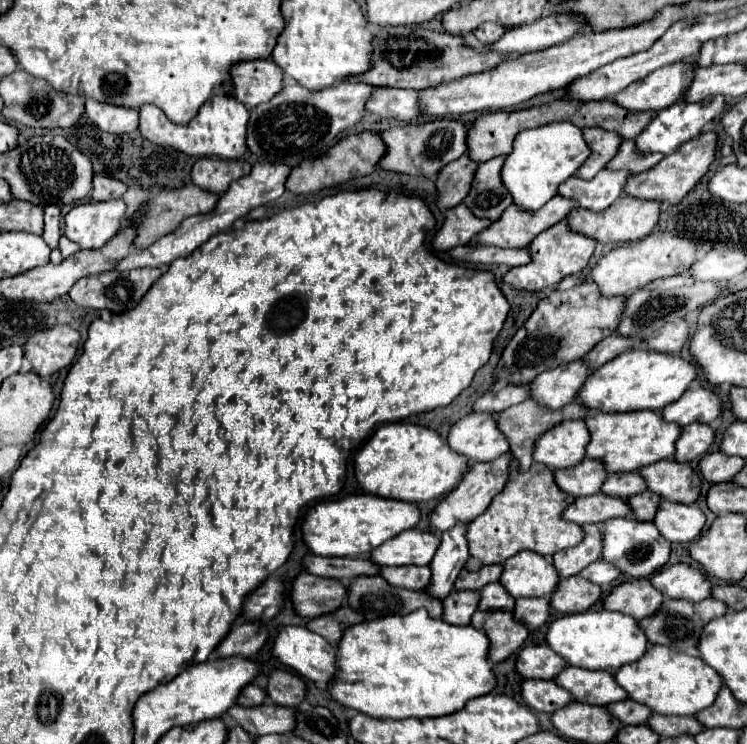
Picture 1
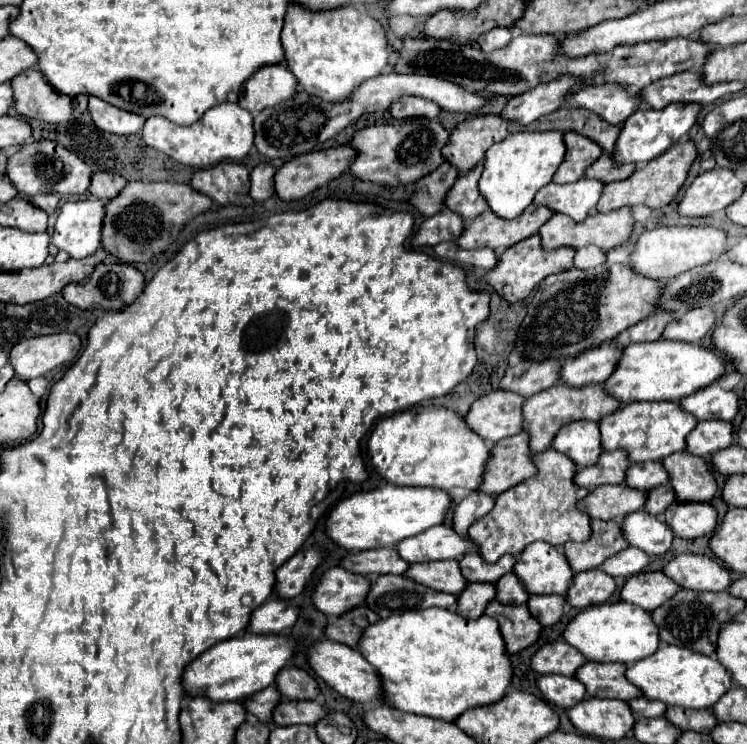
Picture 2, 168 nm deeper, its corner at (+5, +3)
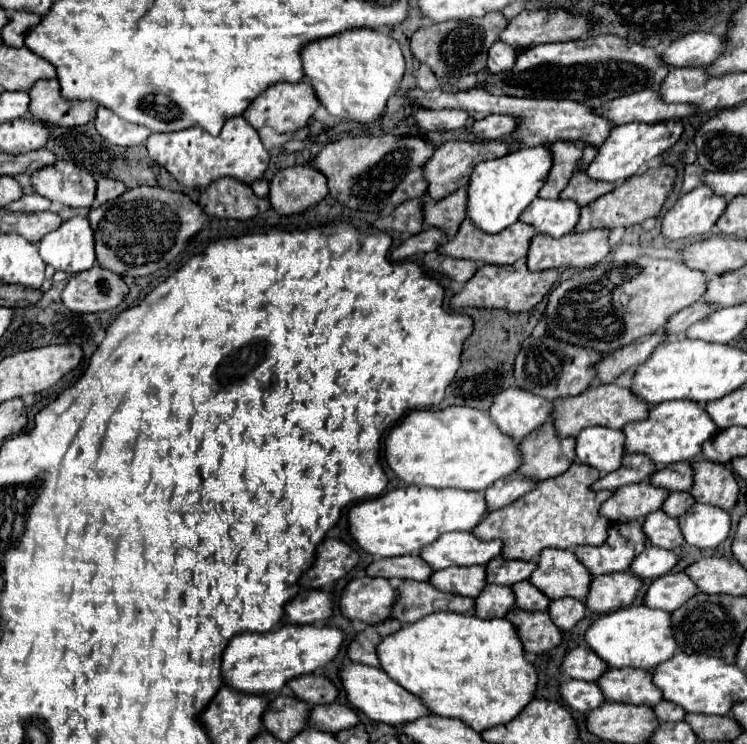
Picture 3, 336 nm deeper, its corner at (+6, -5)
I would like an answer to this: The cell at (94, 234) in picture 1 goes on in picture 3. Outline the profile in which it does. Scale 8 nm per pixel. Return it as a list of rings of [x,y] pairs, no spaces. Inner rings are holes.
[[[71,217],[39,241],[39,255],[57,271],[79,273],[95,265],[95,241],[85,217]]]

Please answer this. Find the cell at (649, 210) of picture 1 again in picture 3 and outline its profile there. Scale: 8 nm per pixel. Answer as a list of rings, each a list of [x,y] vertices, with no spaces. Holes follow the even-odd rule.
[[[591,229],[583,233],[569,233],[563,235],[561,239],[553,239],[551,235],[535,235],[531,239],[531,247],[527,253],[527,267],[531,271],[543,271],[543,269],[561,269],[563,265],[573,265],[573,267],[593,267],[601,263],[607,253],[611,251],[609,245],[609,229]]]

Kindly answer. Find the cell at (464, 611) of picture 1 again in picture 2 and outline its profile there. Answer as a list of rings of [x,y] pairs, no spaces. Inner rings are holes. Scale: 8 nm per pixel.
[[[470,583],[460,595],[456,613],[468,619],[476,619],[484,615],[486,605],[496,597],[496,585],[494,583]]]

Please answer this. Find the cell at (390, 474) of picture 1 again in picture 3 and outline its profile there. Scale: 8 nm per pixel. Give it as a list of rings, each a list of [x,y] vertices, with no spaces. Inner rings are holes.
[[[471,407],[415,409],[385,439],[385,459],[407,485],[485,491],[519,467],[517,441],[503,435],[487,413]]]

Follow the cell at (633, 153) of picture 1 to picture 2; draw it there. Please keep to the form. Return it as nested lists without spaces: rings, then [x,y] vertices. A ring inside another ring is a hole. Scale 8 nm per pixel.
[[[602,153],[600,159],[596,163],[592,163],[584,177],[586,179],[596,179],[602,183],[612,183],[612,181],[622,181],[628,175],[632,175],[634,167],[632,165],[620,165],[620,163],[612,163],[612,159],[608,159],[608,153]]]

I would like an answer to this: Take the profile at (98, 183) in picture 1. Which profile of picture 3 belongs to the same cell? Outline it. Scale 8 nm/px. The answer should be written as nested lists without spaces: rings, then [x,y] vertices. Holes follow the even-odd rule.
[[[99,179],[97,181],[97,195],[95,195],[95,199],[99,203],[107,203],[111,199],[117,199],[125,191],[127,191],[127,187],[121,181],[115,181],[115,179]]]

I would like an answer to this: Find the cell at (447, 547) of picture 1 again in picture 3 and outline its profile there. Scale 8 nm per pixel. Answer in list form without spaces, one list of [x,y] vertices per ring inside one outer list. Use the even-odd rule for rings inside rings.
[[[511,473],[503,479],[499,479],[493,487],[485,491],[485,501],[487,501],[487,511],[491,509],[503,509],[511,505],[515,499],[521,495],[529,493],[535,487],[535,483],[519,473]]]

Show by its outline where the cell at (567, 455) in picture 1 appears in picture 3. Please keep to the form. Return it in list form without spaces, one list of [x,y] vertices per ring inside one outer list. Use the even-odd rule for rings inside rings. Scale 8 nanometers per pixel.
[[[587,427],[577,437],[575,463],[585,463],[601,475],[619,469],[623,451],[623,433],[607,427]]]

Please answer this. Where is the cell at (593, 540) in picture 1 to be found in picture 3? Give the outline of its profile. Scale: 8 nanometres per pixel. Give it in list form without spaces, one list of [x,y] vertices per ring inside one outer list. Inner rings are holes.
[[[639,521],[613,523],[607,529],[607,541],[599,547],[581,545],[575,547],[575,557],[595,575],[627,571],[633,557],[645,549],[645,535]]]

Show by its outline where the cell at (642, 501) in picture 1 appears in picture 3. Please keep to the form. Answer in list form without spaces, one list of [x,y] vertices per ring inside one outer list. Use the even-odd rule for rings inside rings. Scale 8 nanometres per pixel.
[[[669,493],[669,497],[663,503],[663,513],[669,517],[679,517],[683,515],[691,505],[695,503],[695,499],[689,493]]]

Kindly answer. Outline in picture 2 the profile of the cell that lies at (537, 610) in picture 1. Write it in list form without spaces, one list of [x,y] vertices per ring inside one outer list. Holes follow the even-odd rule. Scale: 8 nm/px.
[[[530,595],[530,601],[526,603],[530,613],[546,627],[554,625],[564,611],[566,597],[564,595]]]

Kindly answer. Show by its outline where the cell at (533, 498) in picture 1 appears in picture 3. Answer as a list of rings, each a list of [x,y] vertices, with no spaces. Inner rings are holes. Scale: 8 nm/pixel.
[[[573,463],[563,475],[545,479],[535,491],[529,491],[503,509],[487,513],[473,533],[483,541],[503,541],[503,559],[521,561],[533,561],[541,549],[549,547],[574,551],[579,545],[601,545],[607,539],[609,521],[599,515],[599,507],[613,493],[595,493],[591,489],[599,477],[599,471],[593,471],[583,463]]]

